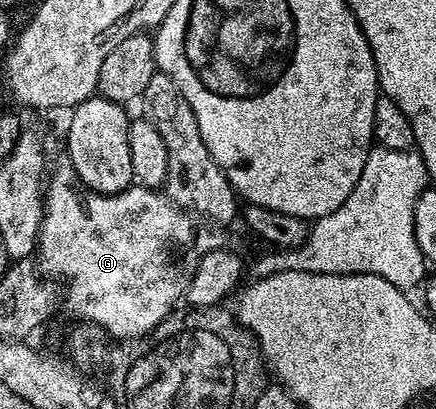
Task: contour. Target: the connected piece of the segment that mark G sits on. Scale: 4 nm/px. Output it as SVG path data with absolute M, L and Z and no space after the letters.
M62 156L49 171L42 212L36 265L47 279L62 282L66 289L66 310L74 320L100 326L114 340L141 340L183 301L183 287L174 286L175 272L158 270L158 267L165 257L175 253L177 246L186 246L193 240L195 219L171 202L165 193L132 184L119 194L98 194L80 181L69 157Z

